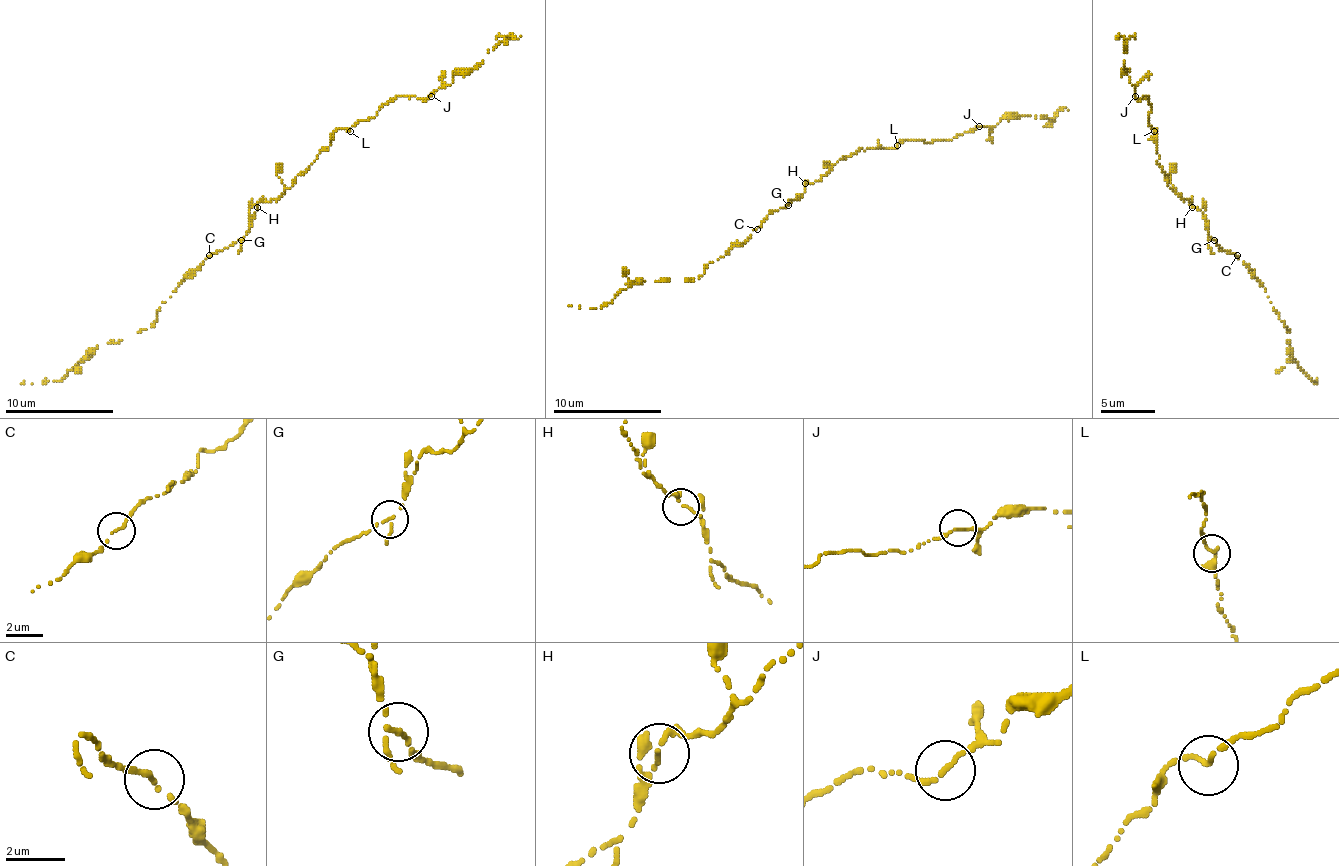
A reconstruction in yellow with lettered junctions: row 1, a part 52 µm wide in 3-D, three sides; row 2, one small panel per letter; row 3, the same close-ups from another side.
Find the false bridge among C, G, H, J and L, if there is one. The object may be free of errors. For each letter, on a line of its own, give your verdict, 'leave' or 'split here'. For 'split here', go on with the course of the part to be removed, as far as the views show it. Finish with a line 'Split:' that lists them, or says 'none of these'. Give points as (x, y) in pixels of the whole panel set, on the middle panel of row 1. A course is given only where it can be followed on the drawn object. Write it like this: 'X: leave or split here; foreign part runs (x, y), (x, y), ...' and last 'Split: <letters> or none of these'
C: leave
G: leave
H: leave
J: leave
L: leave
Split: none of these

